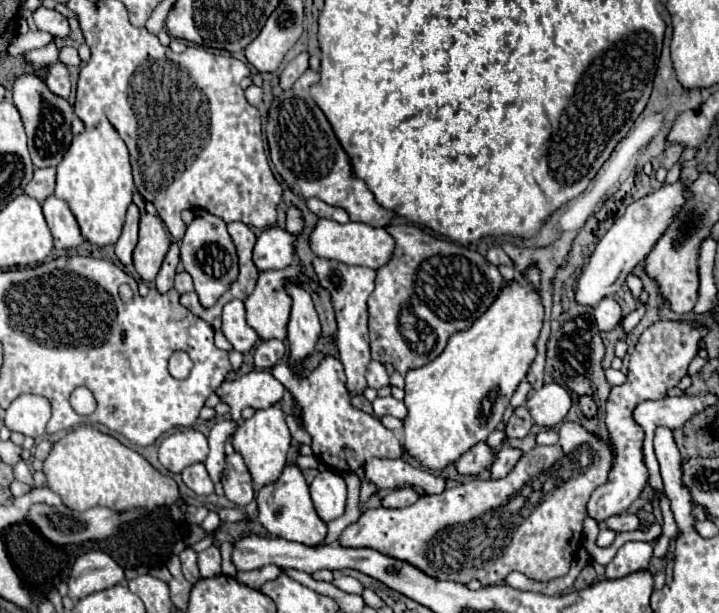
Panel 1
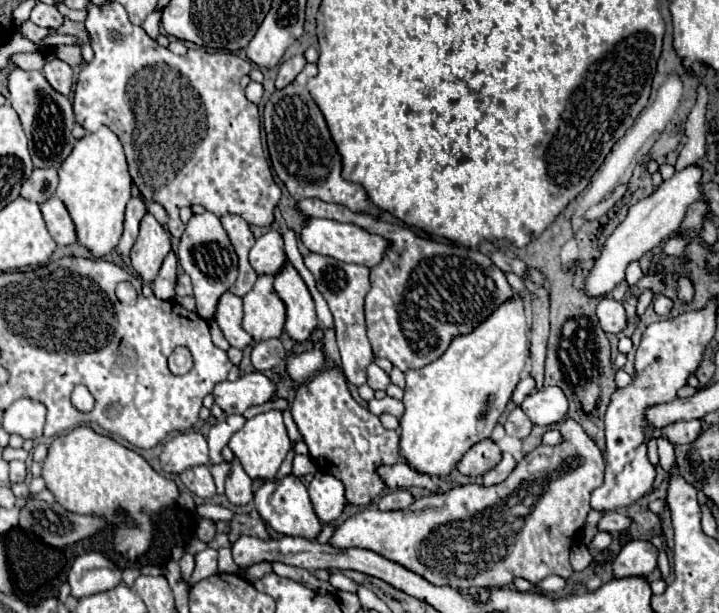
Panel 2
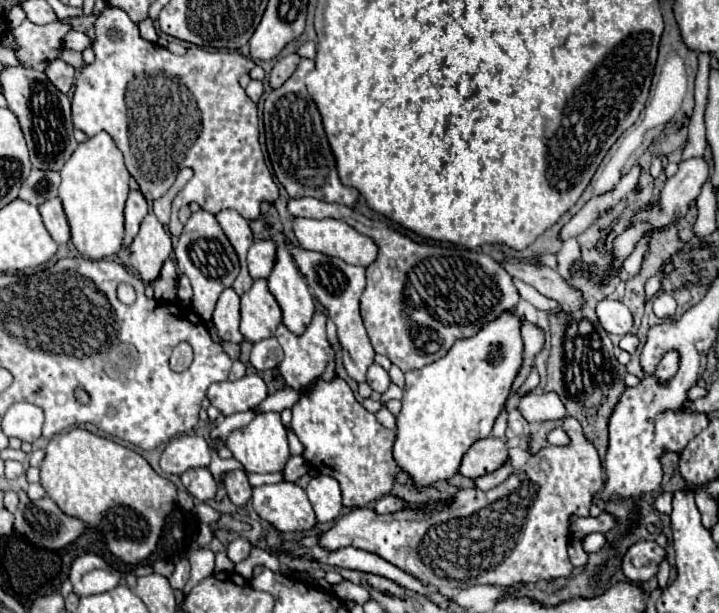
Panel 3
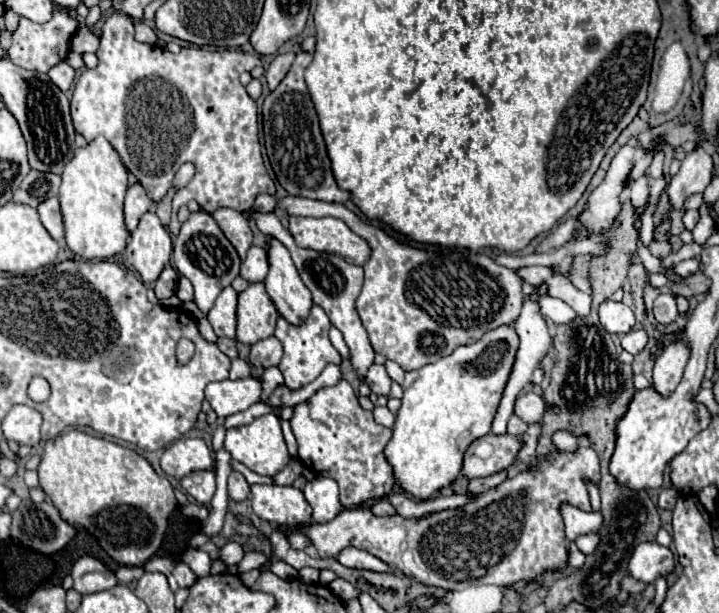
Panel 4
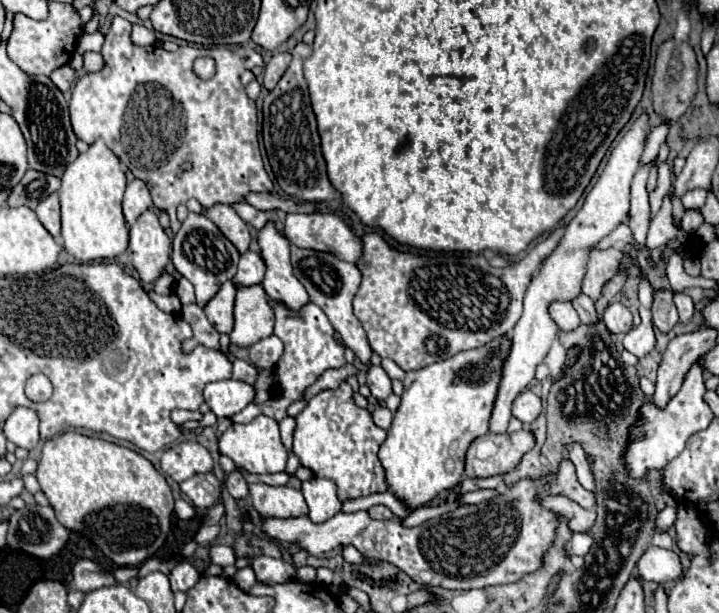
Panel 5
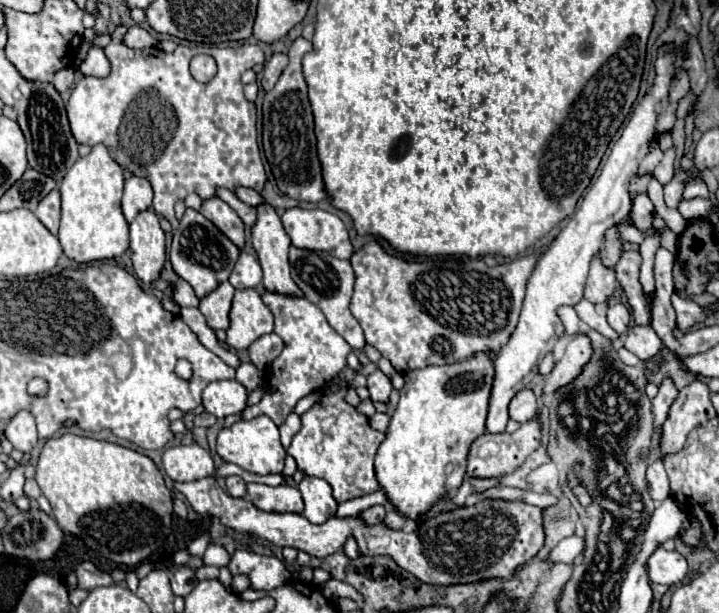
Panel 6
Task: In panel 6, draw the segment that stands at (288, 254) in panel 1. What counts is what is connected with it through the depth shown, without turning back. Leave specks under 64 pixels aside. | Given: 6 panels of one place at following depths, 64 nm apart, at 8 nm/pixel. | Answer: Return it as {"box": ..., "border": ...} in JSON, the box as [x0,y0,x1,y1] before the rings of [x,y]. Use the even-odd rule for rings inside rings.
{"box":[228,252,262,288],"border":[[[240,252],[240,258],[228,280],[234,288],[256,288],[262,282],[262,268],[252,254]]]}

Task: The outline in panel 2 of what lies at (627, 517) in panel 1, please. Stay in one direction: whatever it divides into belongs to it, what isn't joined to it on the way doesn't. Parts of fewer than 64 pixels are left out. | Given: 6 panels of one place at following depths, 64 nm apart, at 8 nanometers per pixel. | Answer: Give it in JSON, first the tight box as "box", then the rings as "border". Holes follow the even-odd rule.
{"box":[598,510,630,534],"border":[[[610,510],[610,512],[604,512],[600,522],[598,522],[598,530],[604,530],[604,532],[610,532],[610,534],[616,534],[618,530],[624,530],[626,526],[630,524],[630,518],[626,518],[626,514],[620,510]]]}

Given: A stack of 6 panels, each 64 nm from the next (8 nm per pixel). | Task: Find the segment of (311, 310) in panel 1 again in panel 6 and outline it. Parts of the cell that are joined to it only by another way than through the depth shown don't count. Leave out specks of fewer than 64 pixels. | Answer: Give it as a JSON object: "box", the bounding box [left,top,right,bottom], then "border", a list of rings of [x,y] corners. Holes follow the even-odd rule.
{"box":[252,204,302,296],"border":[[[258,204],[256,208],[256,224],[252,226],[252,246],[258,254],[258,262],[264,270],[264,280],[262,286],[270,292],[280,292],[280,294],[294,294],[302,296],[298,286],[294,286],[294,280],[290,278],[290,264],[288,264],[288,248],[290,248],[290,238],[280,222],[280,216],[270,204]]]}

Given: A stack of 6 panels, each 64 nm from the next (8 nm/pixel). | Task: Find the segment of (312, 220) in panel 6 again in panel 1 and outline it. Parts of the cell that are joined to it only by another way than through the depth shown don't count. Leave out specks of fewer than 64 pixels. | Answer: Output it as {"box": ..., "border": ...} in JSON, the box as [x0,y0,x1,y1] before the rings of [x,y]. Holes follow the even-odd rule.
{"box":[308,220,394,270],"border":[[[318,220],[314,230],[308,236],[308,244],[316,256],[338,260],[344,264],[356,264],[356,266],[366,266],[372,270],[378,270],[390,260],[390,254],[394,252],[394,238],[386,234],[384,228],[374,228],[364,222],[348,222],[348,224],[338,224],[334,220]]]}

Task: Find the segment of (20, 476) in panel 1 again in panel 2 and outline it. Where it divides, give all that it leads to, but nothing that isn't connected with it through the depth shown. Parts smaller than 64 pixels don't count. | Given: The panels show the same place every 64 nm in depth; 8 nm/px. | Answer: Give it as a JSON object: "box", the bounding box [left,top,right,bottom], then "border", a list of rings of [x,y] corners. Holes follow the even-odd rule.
{"box":[10,460,26,482],"border":[[[14,460],[14,462],[10,462],[10,480],[12,482],[22,482],[24,478],[26,478],[26,464],[24,462],[18,462],[18,460]]]}

